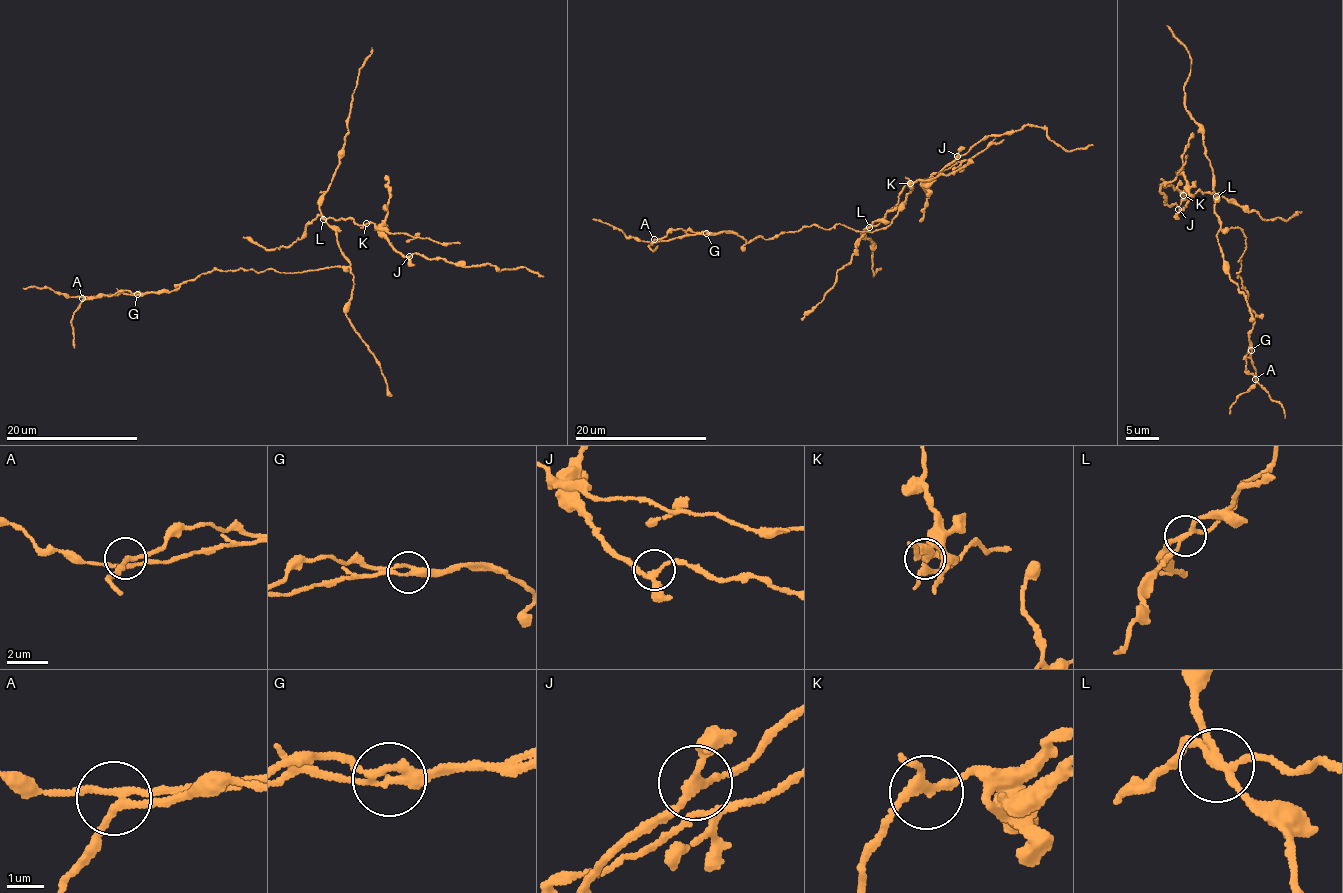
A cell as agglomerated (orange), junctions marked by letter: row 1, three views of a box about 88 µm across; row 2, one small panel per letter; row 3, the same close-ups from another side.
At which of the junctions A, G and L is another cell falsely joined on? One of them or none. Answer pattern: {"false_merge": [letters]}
{"false_merge": ["L"]}

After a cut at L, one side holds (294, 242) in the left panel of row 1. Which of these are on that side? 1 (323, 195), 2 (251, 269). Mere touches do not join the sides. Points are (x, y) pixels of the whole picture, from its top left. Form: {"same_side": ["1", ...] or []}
{"same_side": []}

